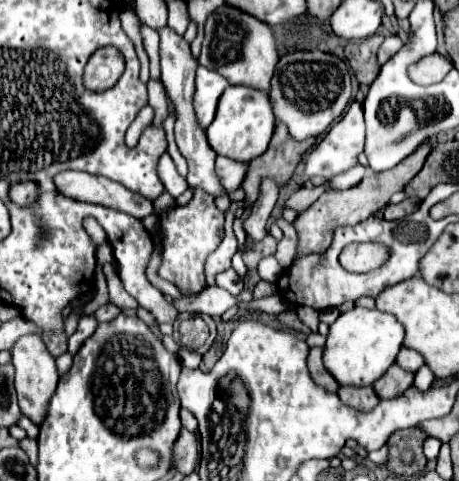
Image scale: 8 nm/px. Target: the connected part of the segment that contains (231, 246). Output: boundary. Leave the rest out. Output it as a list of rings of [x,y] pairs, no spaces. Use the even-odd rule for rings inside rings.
[[[240,203],[230,205],[228,211],[224,213],[224,239],[218,245],[218,249],[206,261],[206,281],[208,281],[208,285],[214,285],[216,273],[222,273],[222,271],[230,269],[230,259],[236,253],[236,237],[232,233],[232,221],[234,221],[234,213],[236,213],[238,207],[240,207]]]

